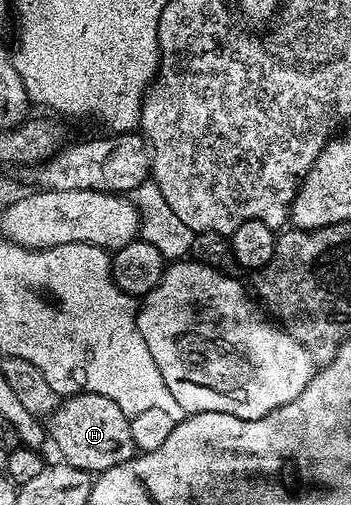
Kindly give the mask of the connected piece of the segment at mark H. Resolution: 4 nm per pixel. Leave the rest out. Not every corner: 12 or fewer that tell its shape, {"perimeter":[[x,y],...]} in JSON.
{"perimeter":[[106,395],[58,400],[47,437],[96,475],[138,452]]}

